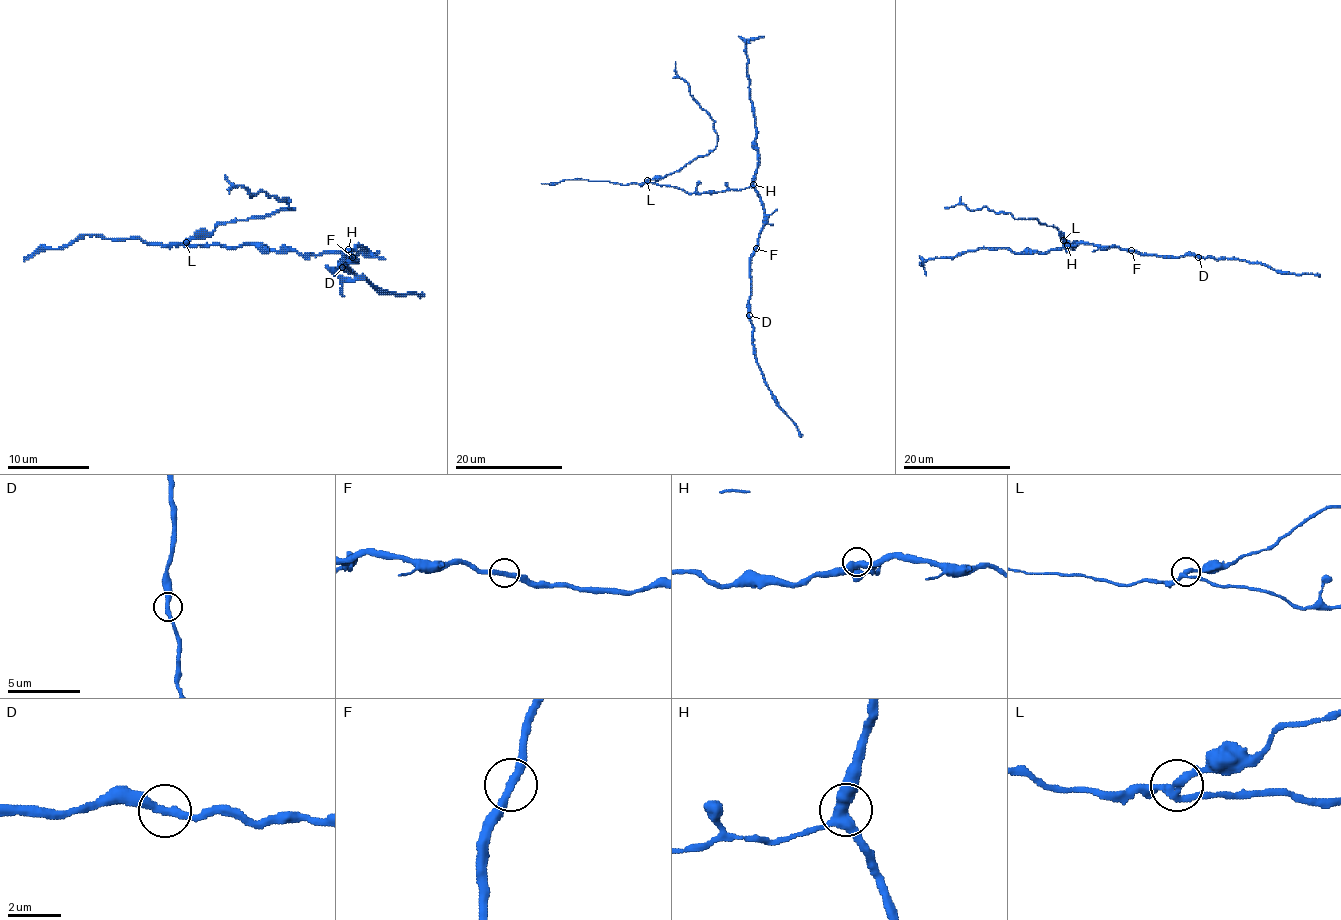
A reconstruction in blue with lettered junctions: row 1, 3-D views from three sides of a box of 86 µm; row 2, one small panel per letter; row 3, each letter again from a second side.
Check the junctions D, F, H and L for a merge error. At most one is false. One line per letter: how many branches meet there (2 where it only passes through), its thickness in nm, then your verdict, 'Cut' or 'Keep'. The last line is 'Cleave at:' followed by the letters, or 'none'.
D: Branches: 2. Thickness 320 nm. Keep
F: Branches: 2. Thickness 320 nm. Keep
H: Branches: 3. Thickness 440 nm. Keep
L: Branches: 3. Thickness 240 nm. Cut
Cleave at: L

